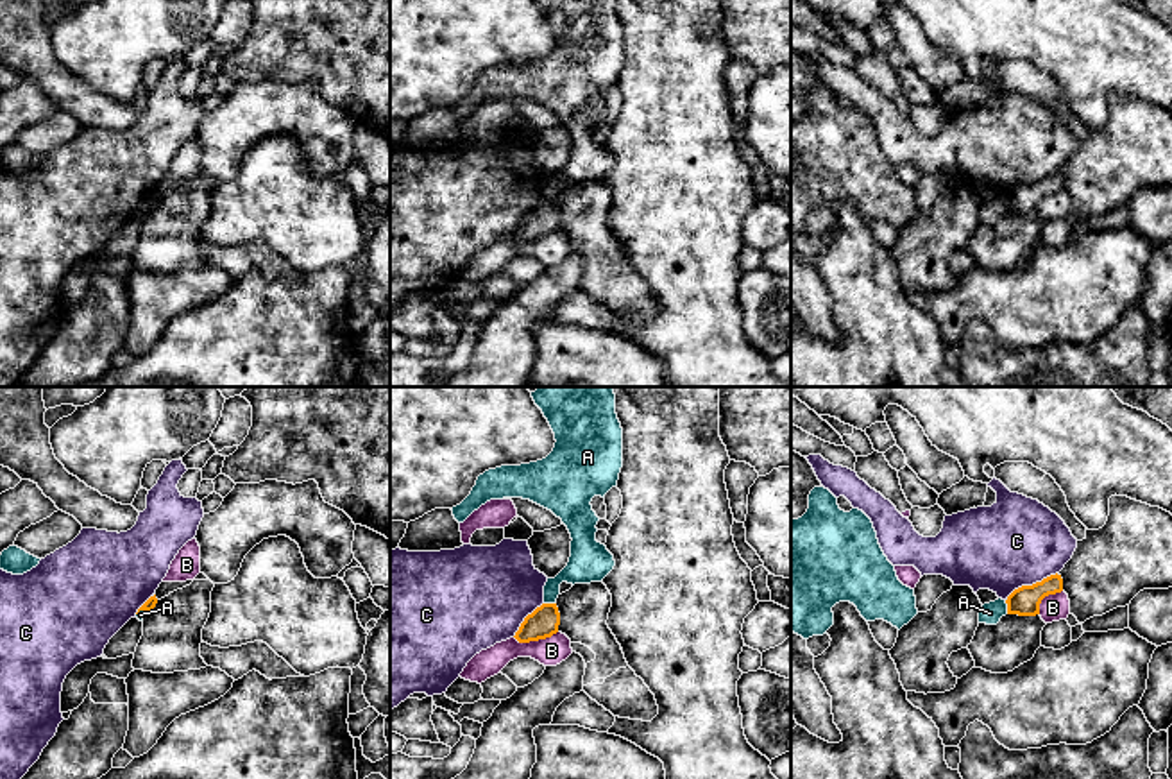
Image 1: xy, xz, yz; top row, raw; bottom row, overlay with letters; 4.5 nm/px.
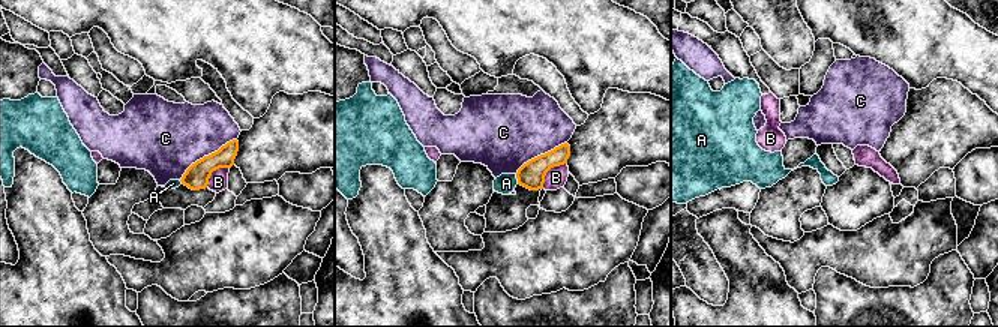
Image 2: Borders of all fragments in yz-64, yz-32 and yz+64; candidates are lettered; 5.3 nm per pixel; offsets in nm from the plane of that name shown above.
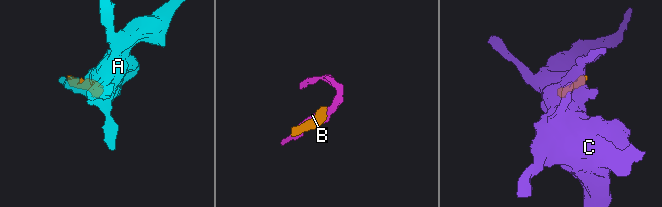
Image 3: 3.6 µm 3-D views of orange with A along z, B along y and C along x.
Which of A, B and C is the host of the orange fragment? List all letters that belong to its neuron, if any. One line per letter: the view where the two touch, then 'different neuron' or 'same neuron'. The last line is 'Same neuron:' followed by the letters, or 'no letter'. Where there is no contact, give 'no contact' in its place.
A: yz | different neuron
B: xz | same neuron
C: yz | different neuron
Same neuron: B

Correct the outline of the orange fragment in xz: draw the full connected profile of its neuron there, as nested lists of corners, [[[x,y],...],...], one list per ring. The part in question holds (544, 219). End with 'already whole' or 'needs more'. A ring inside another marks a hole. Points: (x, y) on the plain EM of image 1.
[[[542,202],[524,217],[514,236],[476,253],[460,276],[481,283],[501,272],[517,256],[531,256],[544,265],[560,263],[573,253],[573,247],[571,238],[558,229],[558,224],[556,202]]] | needs more

